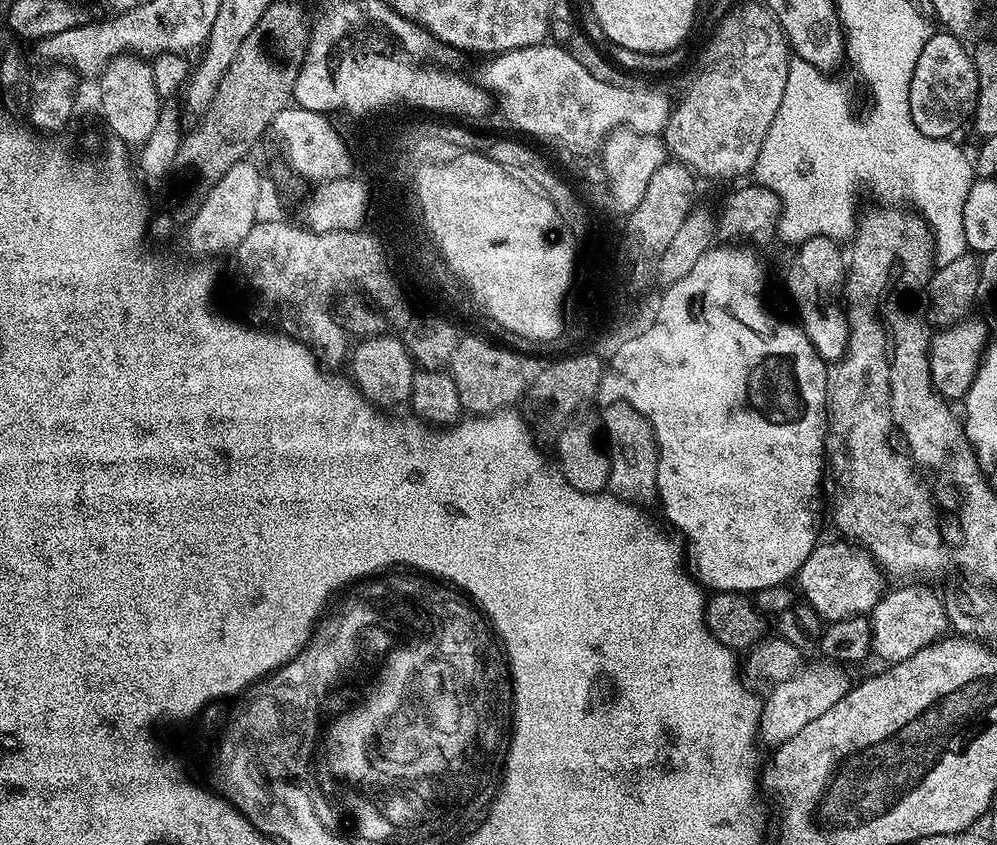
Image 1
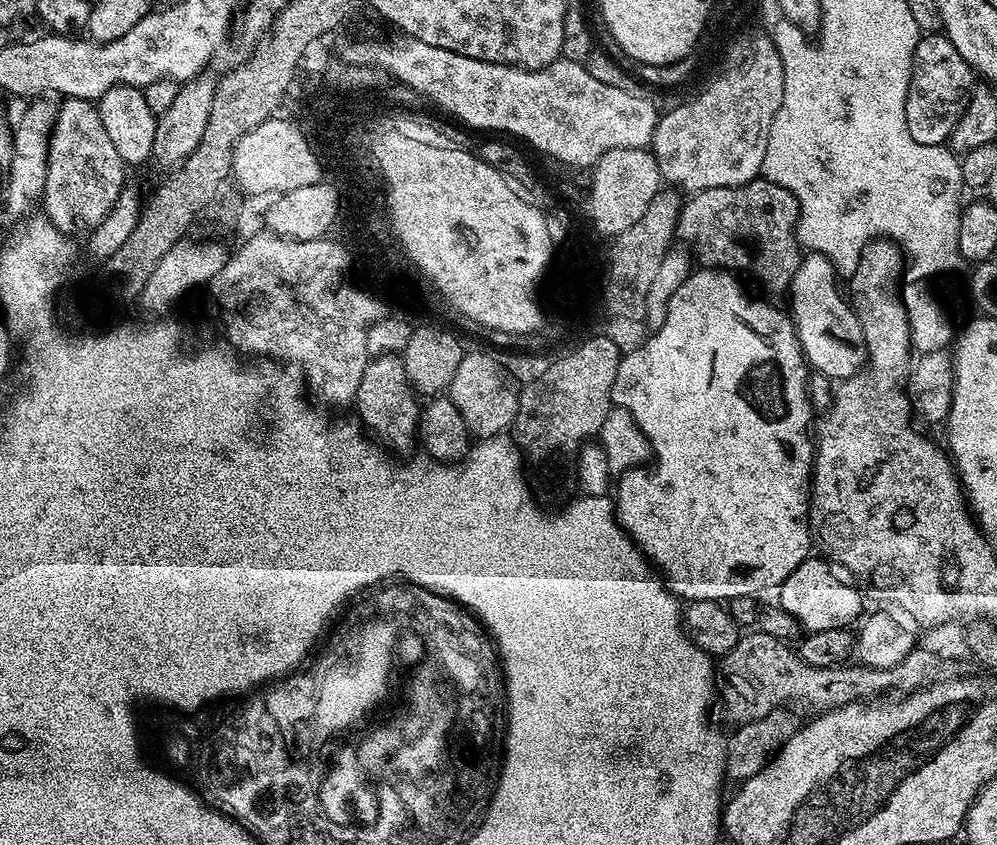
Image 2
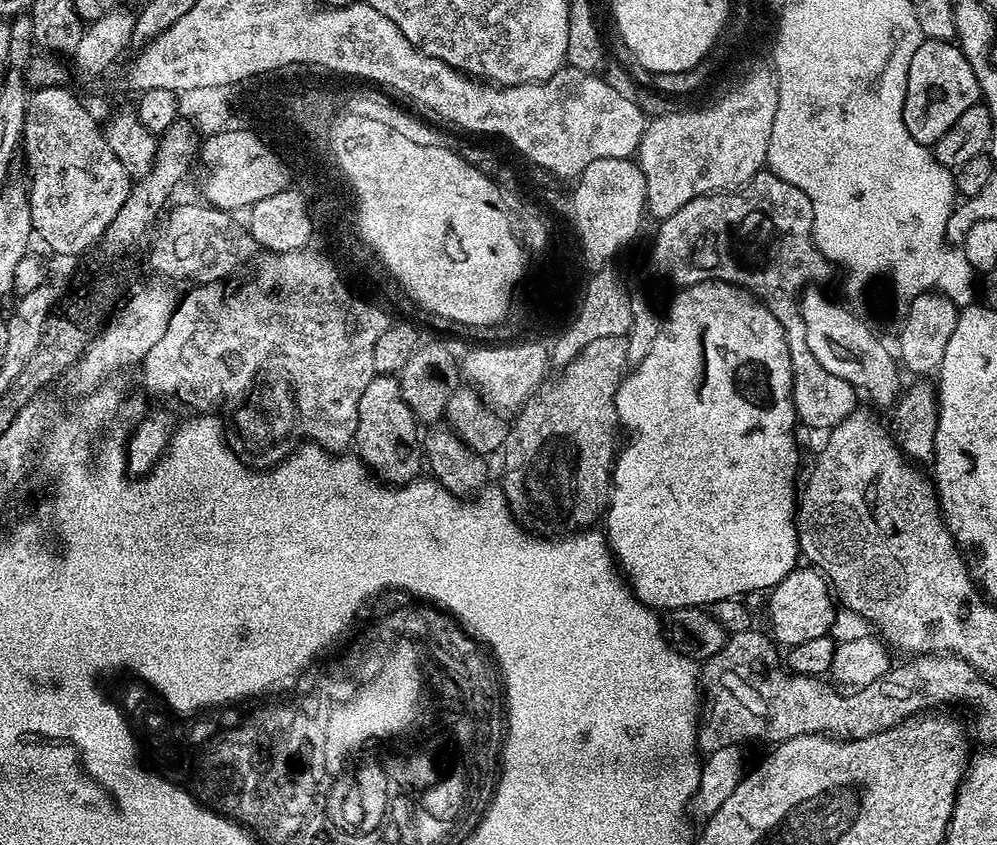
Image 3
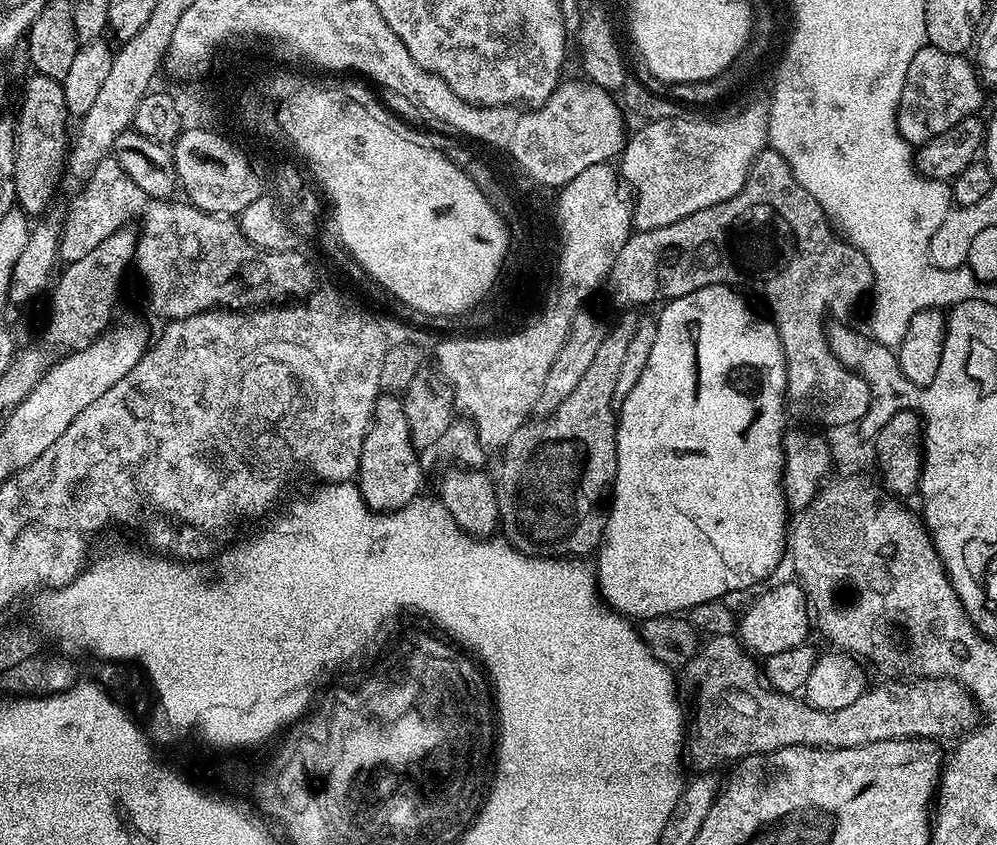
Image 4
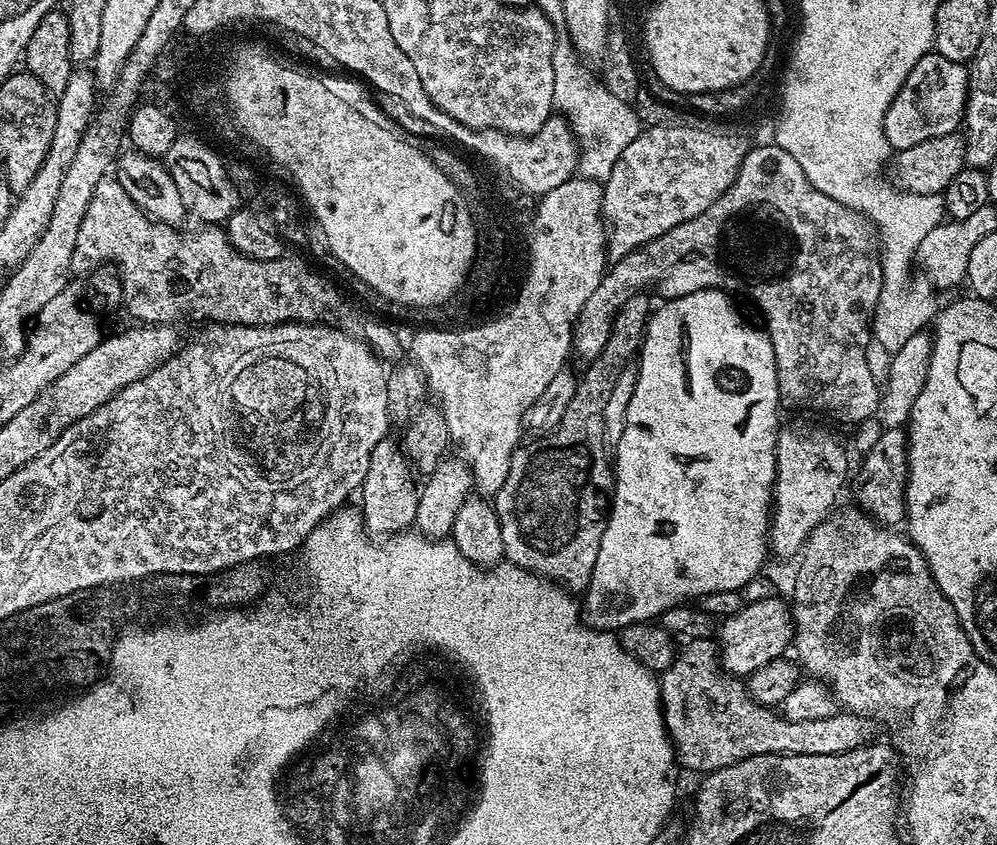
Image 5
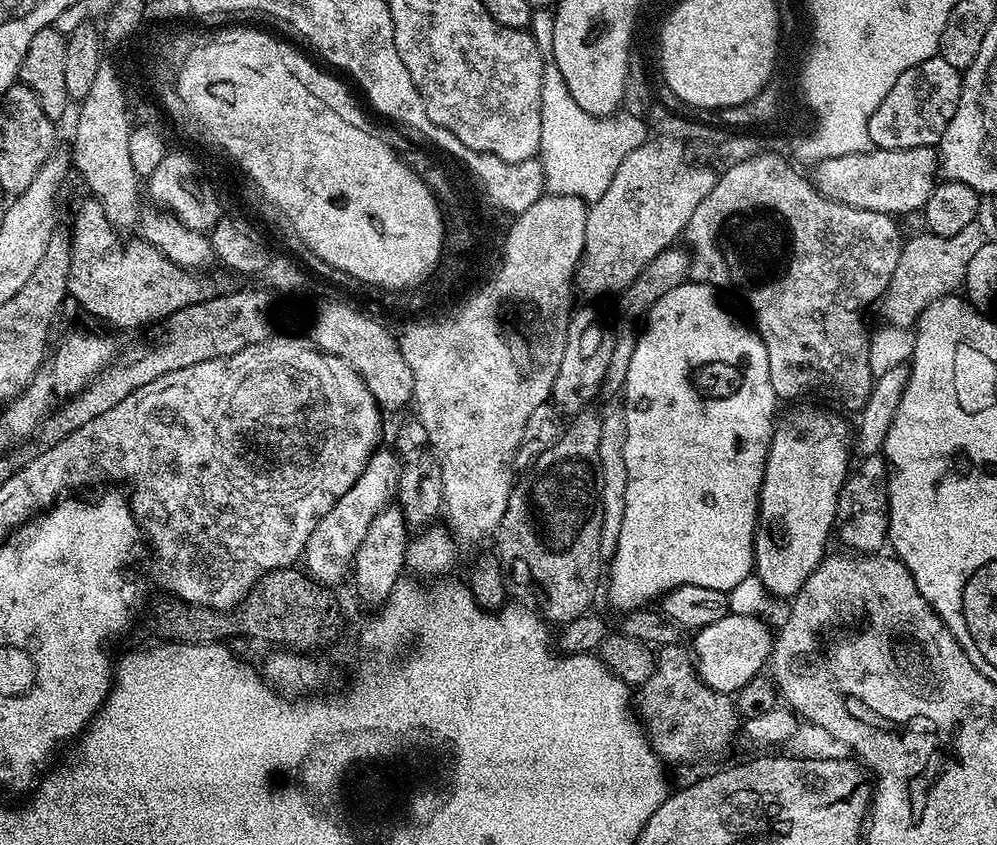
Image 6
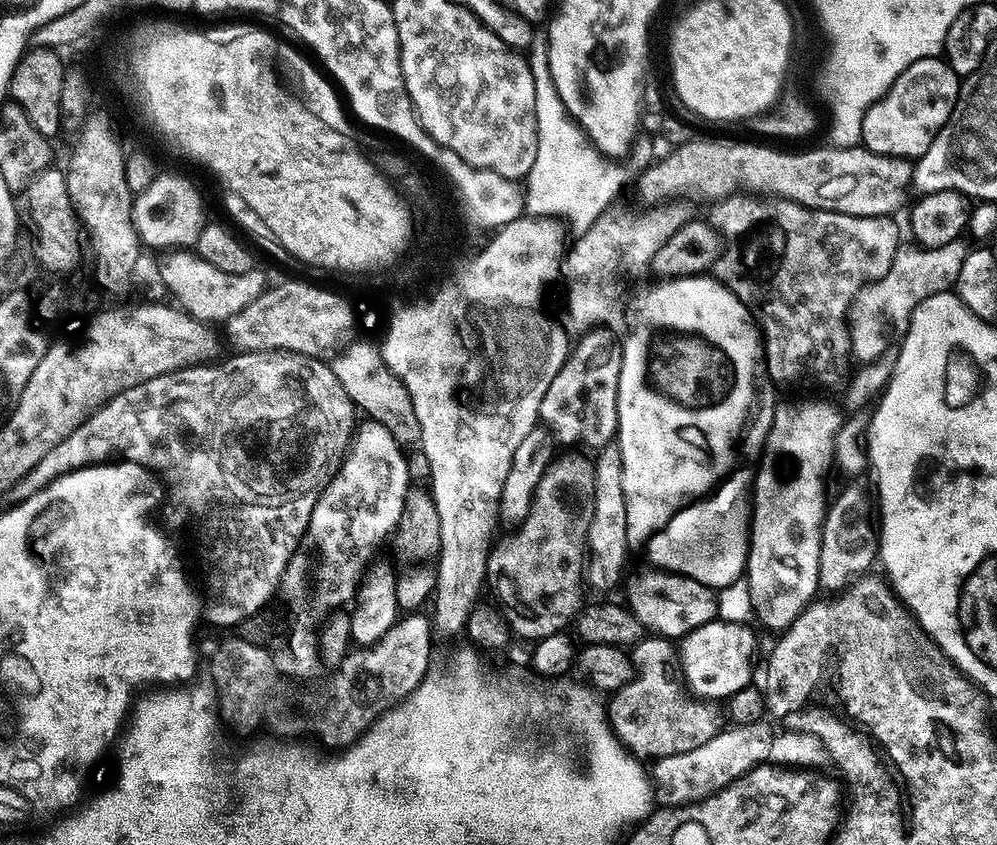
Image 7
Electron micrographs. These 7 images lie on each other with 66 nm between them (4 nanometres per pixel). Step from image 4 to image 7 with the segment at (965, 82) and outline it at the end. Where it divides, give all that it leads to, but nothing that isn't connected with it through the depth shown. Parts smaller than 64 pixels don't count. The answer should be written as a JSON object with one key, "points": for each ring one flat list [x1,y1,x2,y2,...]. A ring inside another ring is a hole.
{"points":[[927,56,911,64,892,85,890,90,862,118,860,144,874,154,903,156,915,161,930,150,930,142,946,126,954,106,958,102,961,76,940,56]]}

